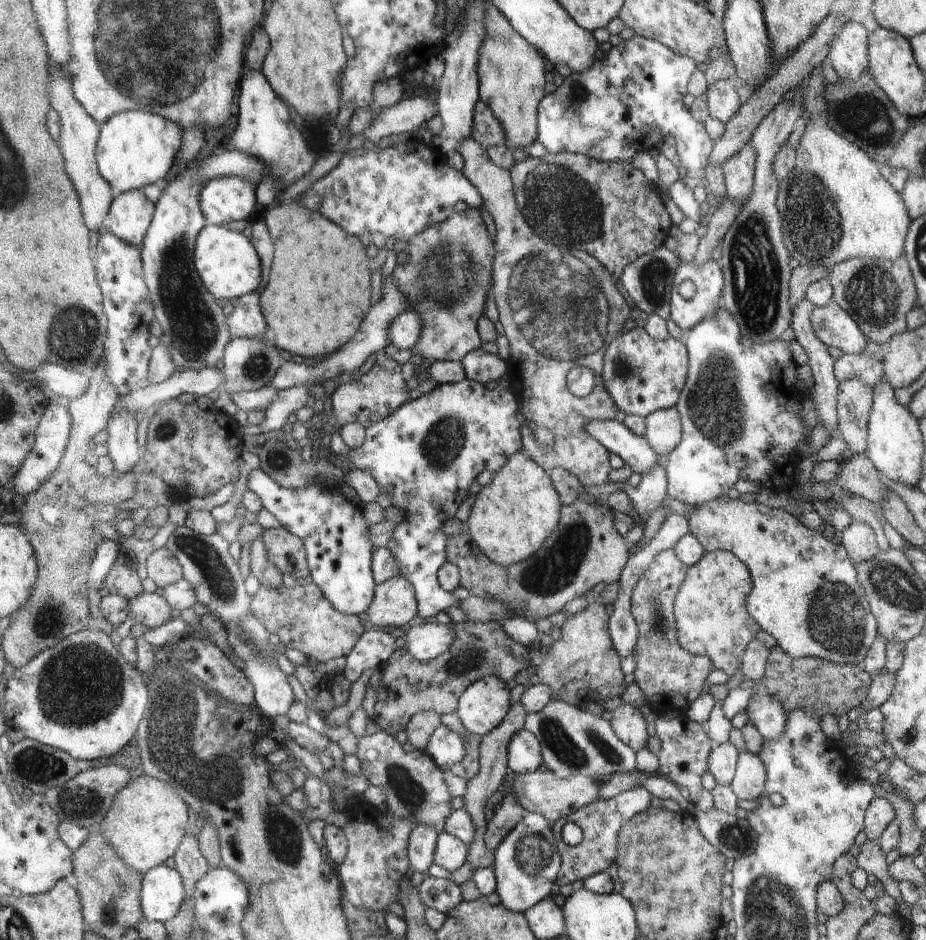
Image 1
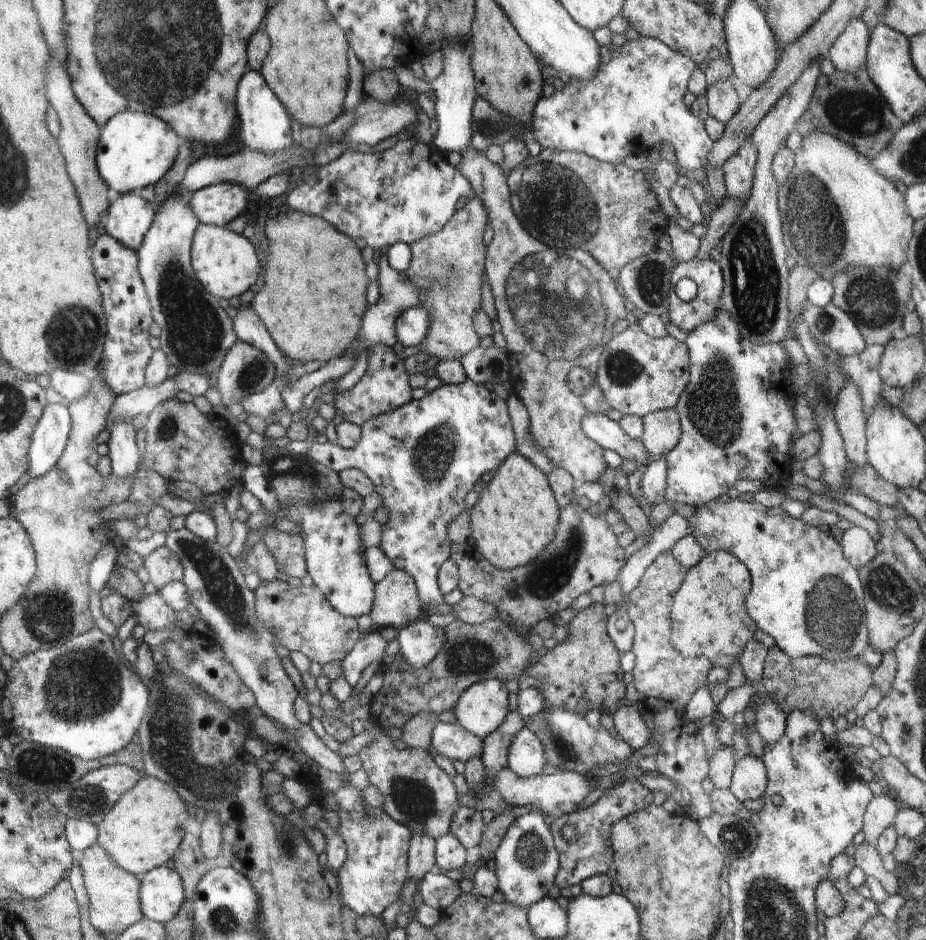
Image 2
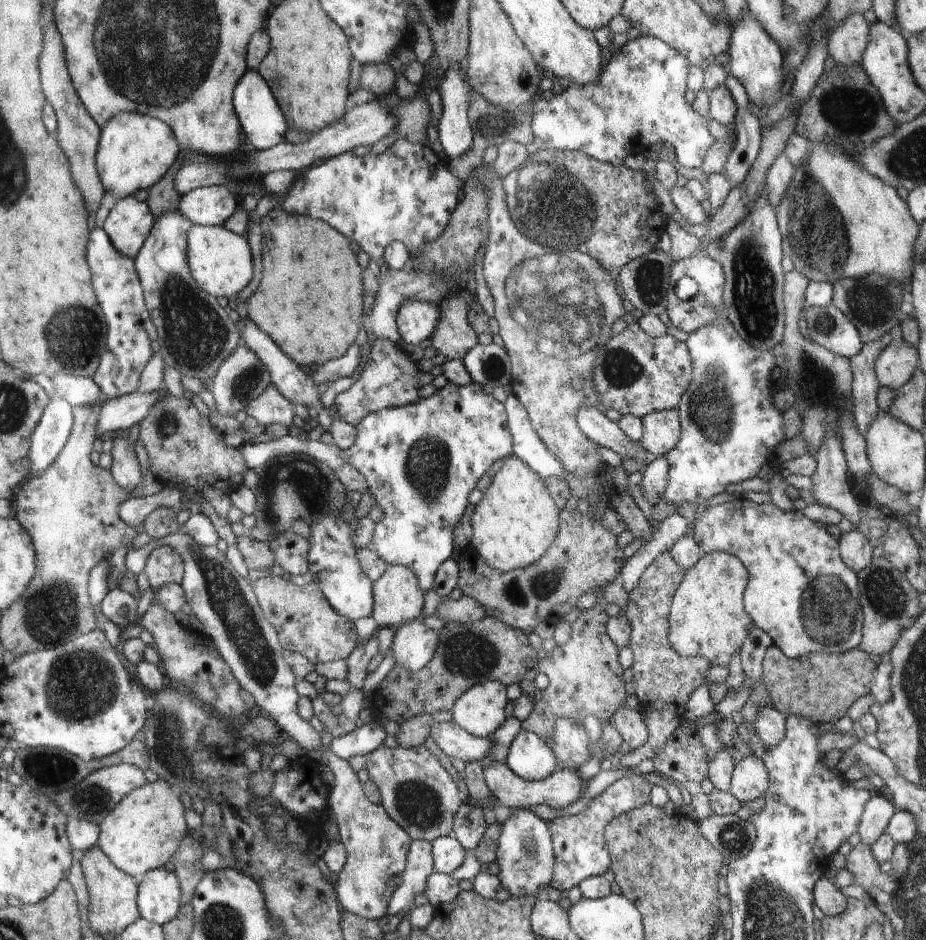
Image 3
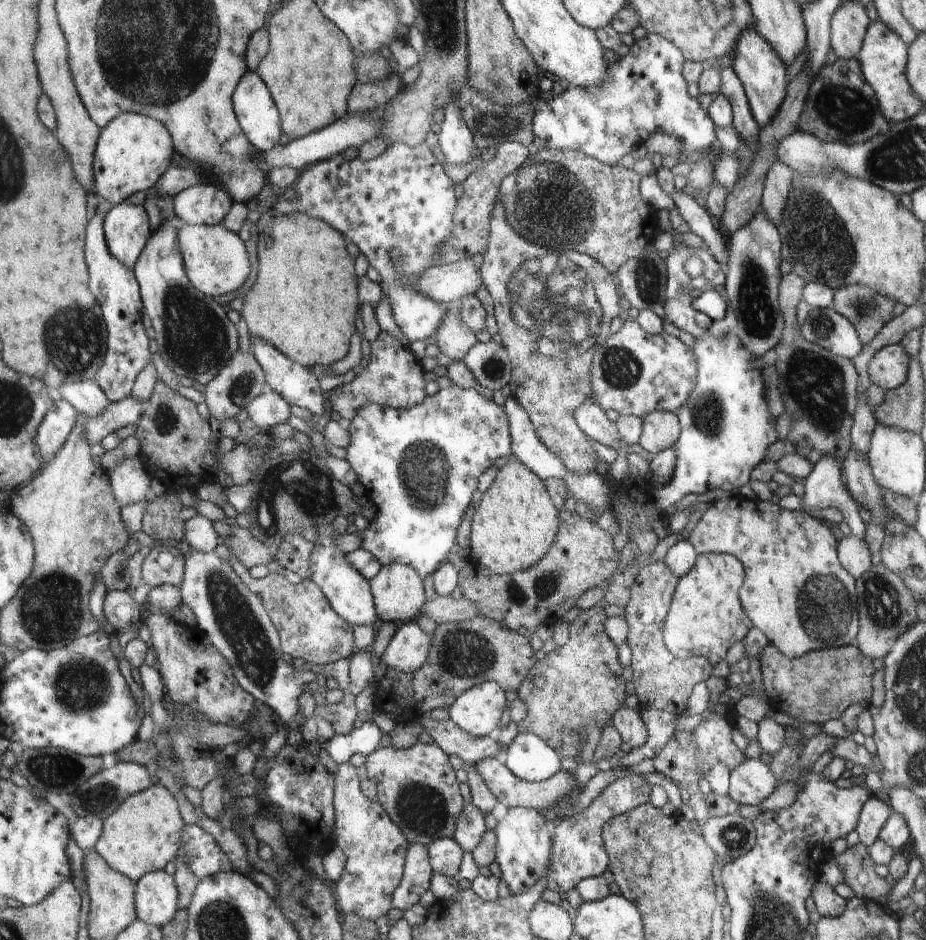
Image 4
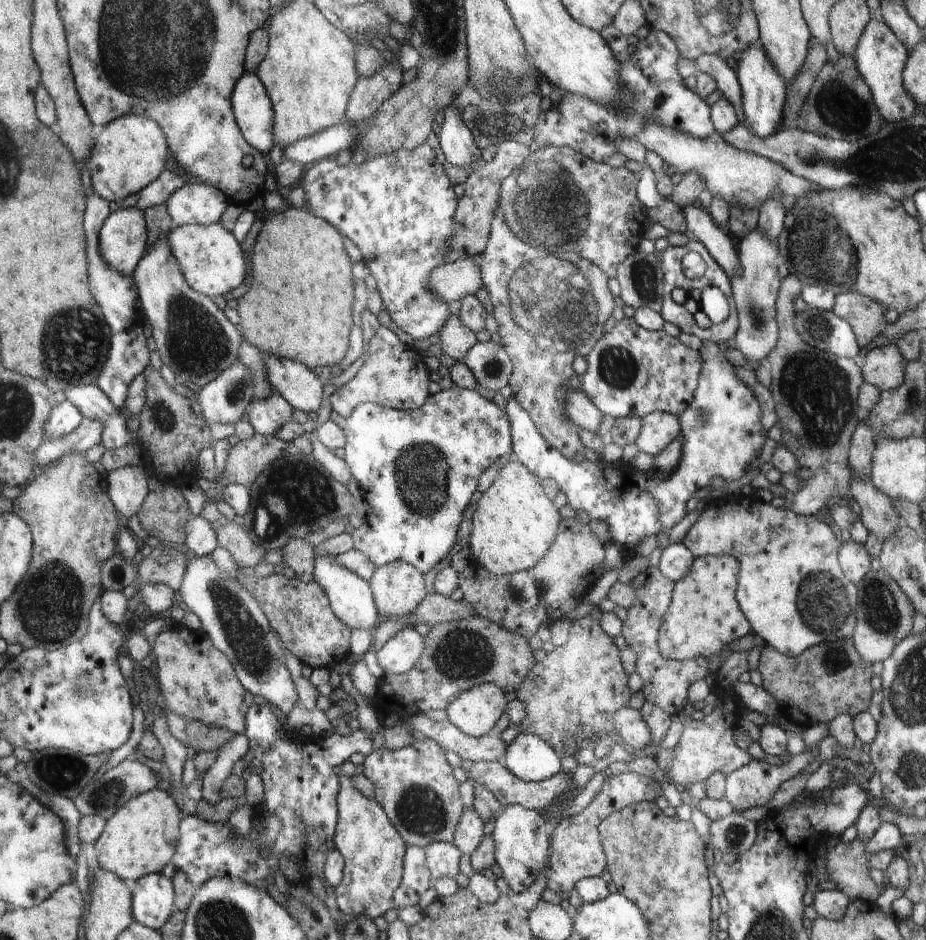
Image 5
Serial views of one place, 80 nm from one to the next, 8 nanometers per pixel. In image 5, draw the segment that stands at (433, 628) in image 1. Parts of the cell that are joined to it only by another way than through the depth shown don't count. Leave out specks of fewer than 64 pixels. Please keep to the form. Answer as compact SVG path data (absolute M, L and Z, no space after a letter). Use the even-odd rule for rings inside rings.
M406 626L380 650L374 650L374 655L385 674L403 675L419 663L424 650L424 637L413 626Z

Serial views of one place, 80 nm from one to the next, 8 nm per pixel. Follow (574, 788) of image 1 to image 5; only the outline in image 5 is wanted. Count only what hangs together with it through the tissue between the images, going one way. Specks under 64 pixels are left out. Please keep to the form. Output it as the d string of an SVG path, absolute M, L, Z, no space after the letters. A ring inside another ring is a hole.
M463 761L462 768L466 772L467 778L474 780L474 782L482 783L503 806L520 805L527 809L534 809L535 811L543 811L546 806L550 806L554 802L554 798L558 794L564 794L570 790L570 774L560 773L556 776L551 776L540 782L523 781L512 773L506 765L501 761Z

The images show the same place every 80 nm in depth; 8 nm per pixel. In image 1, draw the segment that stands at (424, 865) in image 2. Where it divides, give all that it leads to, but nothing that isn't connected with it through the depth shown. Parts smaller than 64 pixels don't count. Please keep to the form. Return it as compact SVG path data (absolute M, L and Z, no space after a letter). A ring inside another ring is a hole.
M416 825L411 830L410 852L413 872L427 874L434 862L439 832L428 825Z

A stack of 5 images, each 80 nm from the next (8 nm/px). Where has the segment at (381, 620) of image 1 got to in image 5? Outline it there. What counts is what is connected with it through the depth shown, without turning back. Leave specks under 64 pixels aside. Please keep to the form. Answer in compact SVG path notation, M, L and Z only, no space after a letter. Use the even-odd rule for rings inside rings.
M394 561L376 568L370 578L375 604L386 618L410 614L424 600L424 576L415 565Z

